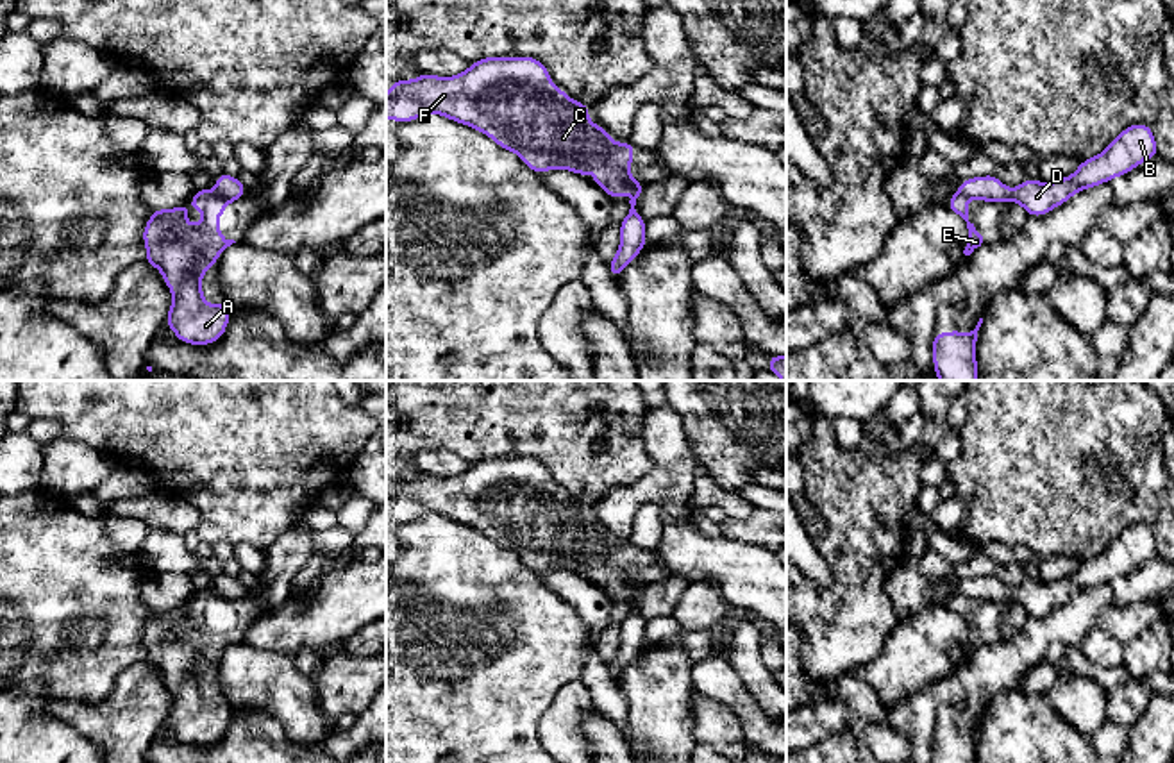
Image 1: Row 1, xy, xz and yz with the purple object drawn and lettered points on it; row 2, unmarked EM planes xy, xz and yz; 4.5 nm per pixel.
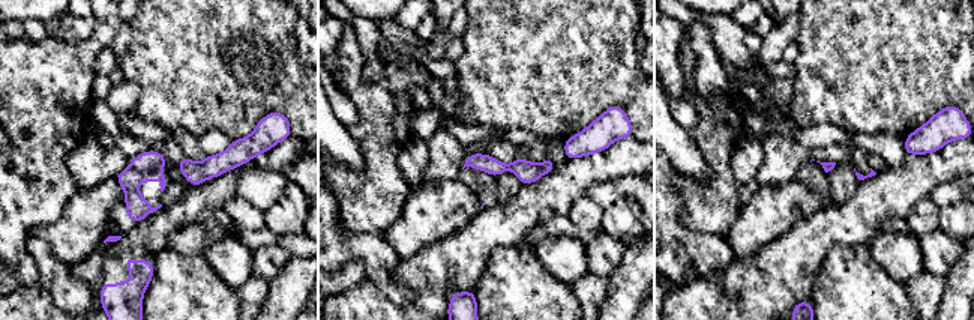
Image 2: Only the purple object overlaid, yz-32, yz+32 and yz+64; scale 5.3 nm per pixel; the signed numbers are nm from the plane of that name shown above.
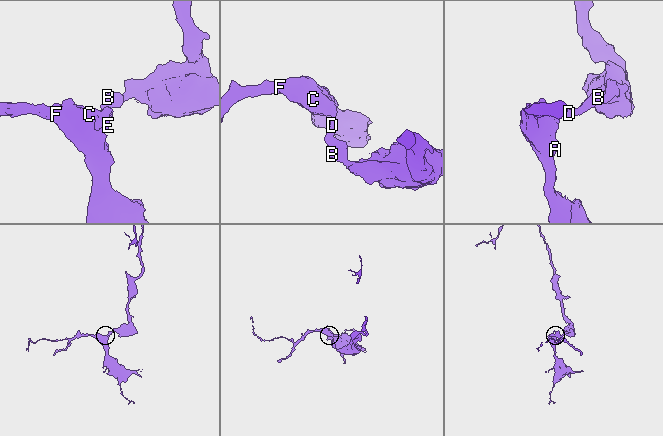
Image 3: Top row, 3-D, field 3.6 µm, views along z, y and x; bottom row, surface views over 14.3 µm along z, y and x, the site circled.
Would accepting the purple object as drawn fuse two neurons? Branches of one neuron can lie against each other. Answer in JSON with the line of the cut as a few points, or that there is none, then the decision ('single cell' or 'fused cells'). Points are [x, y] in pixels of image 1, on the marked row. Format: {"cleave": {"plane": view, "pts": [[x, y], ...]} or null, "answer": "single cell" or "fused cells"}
{"cleave": {"plane": "xy", "pts": [[215, 193], [233, 201]]}, "answer": "fused cells"}

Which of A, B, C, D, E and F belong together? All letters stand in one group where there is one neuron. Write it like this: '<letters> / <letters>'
A C E F / B D

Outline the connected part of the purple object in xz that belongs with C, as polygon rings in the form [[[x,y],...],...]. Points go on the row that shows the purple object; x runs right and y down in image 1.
[[[531,55],[481,57],[454,77],[422,73],[411,80],[391,80],[386,120],[415,122],[432,113],[486,134],[538,175],[559,168],[586,177],[591,170],[591,180],[613,200],[633,186],[629,166],[636,147],[631,141],[615,143],[604,127],[590,122],[590,105],[556,88],[547,66]]]

